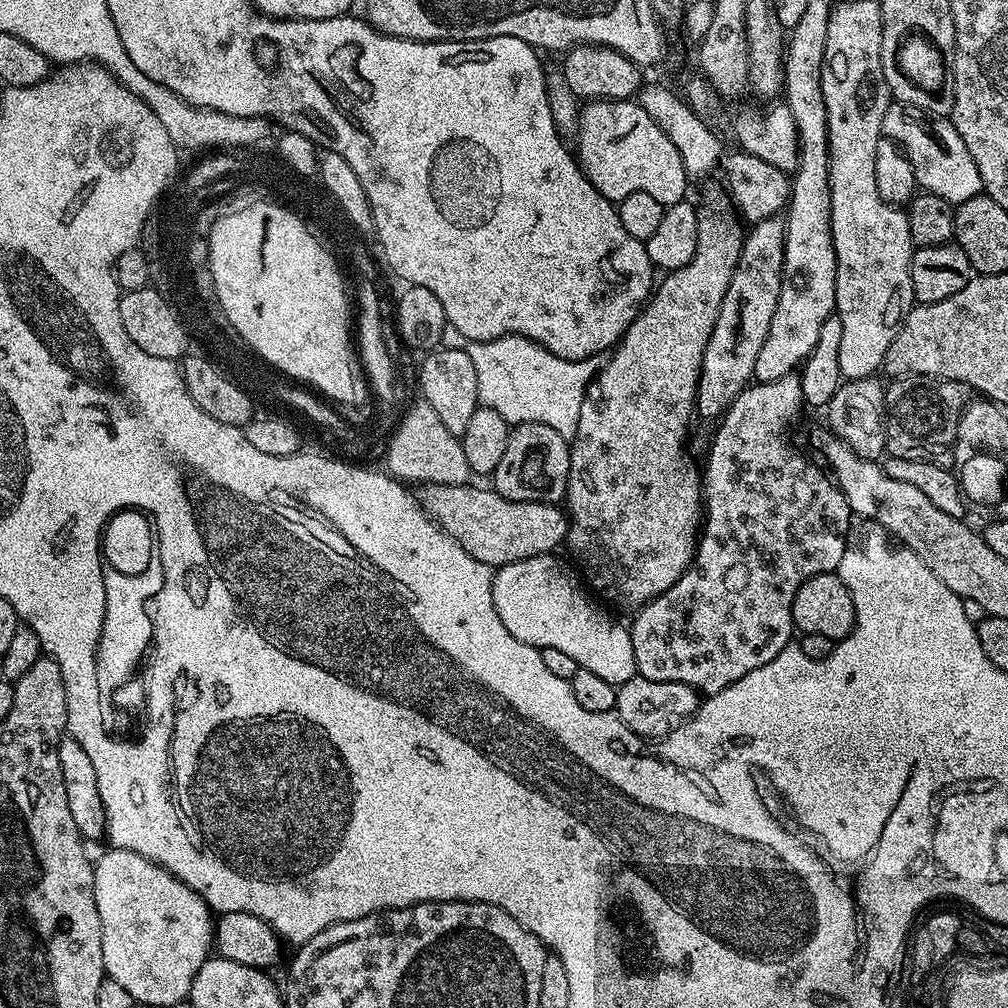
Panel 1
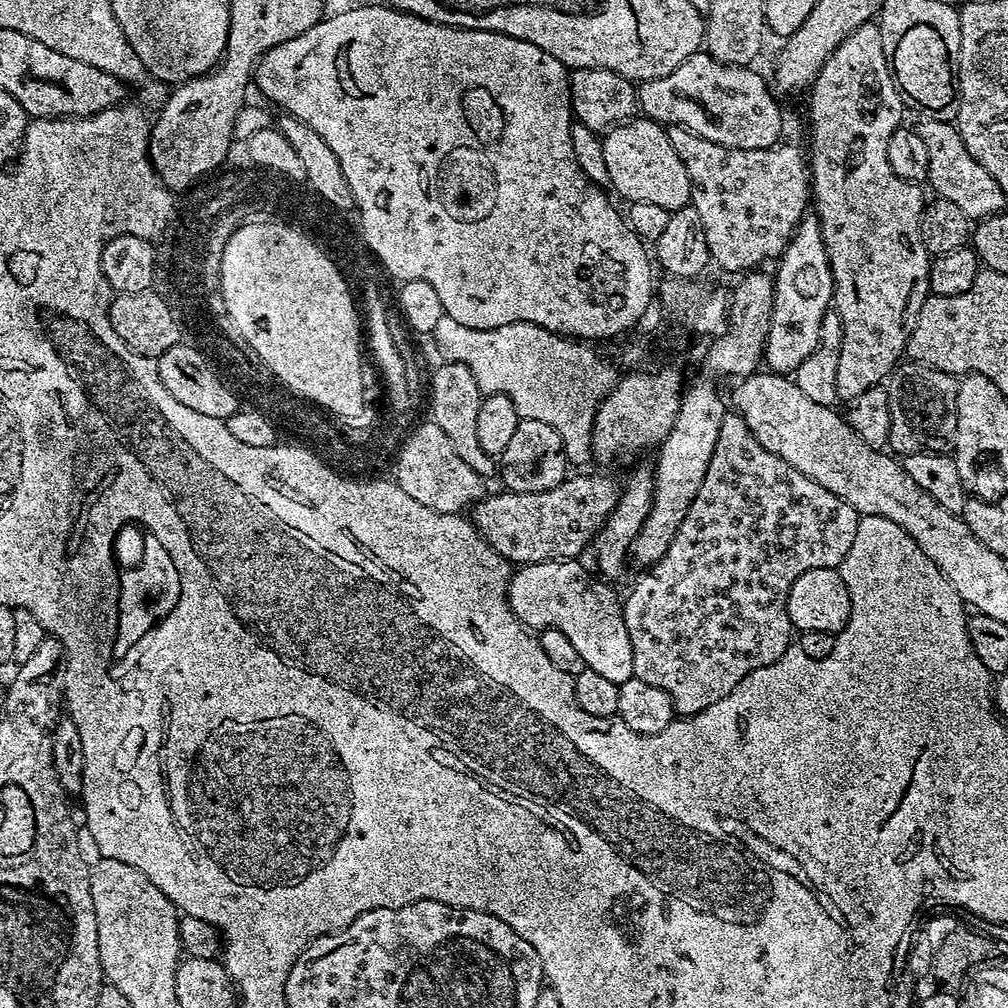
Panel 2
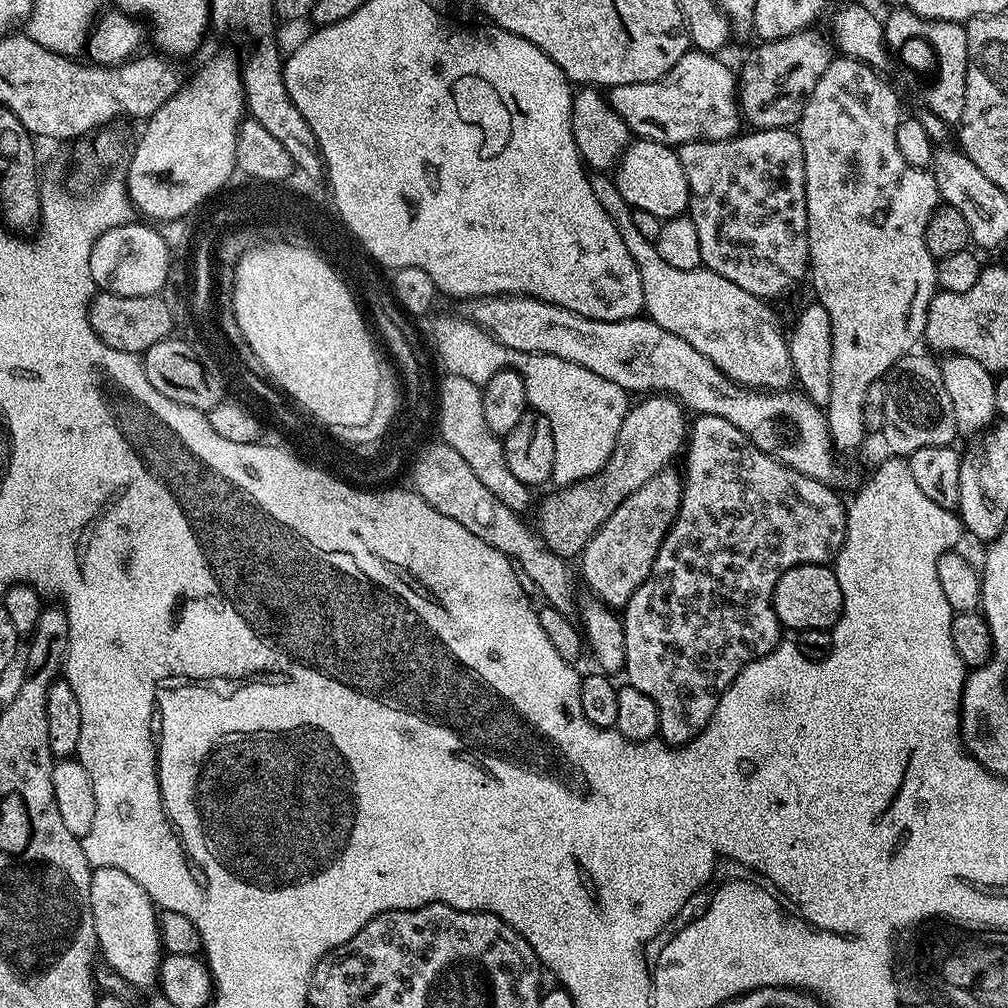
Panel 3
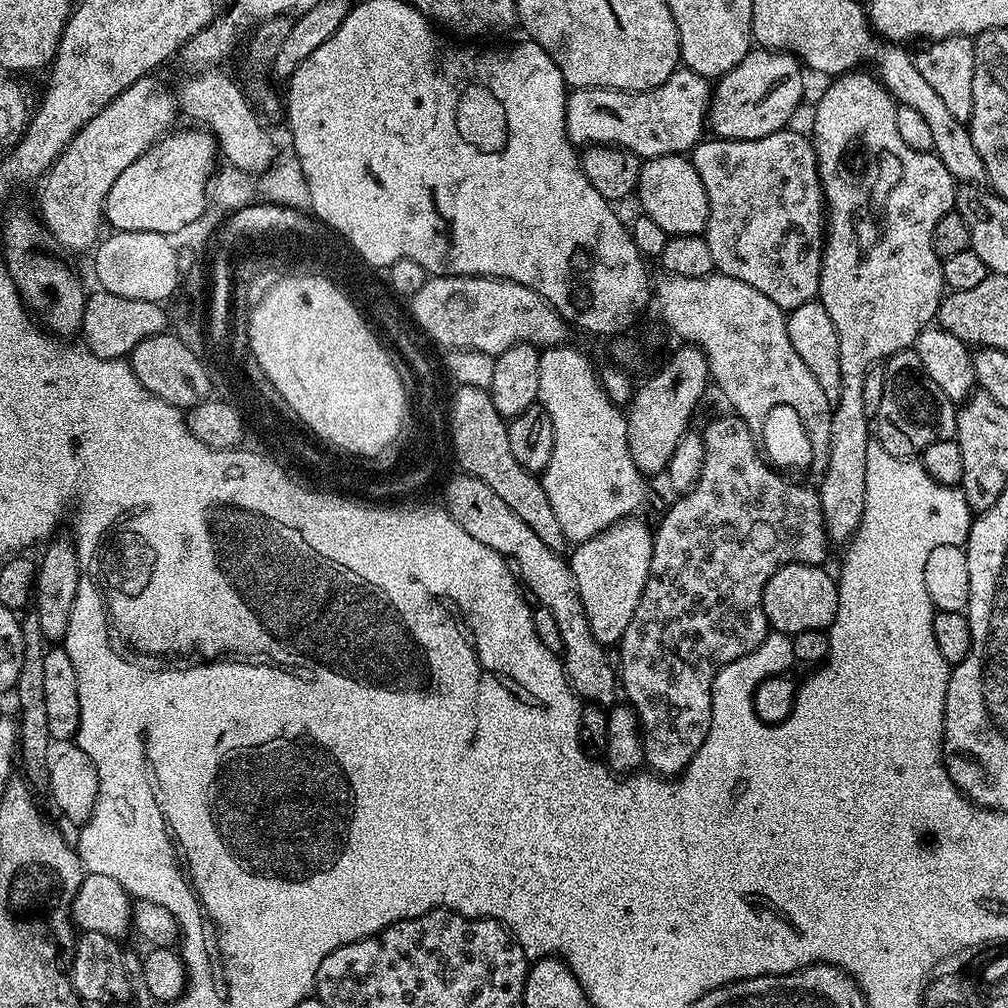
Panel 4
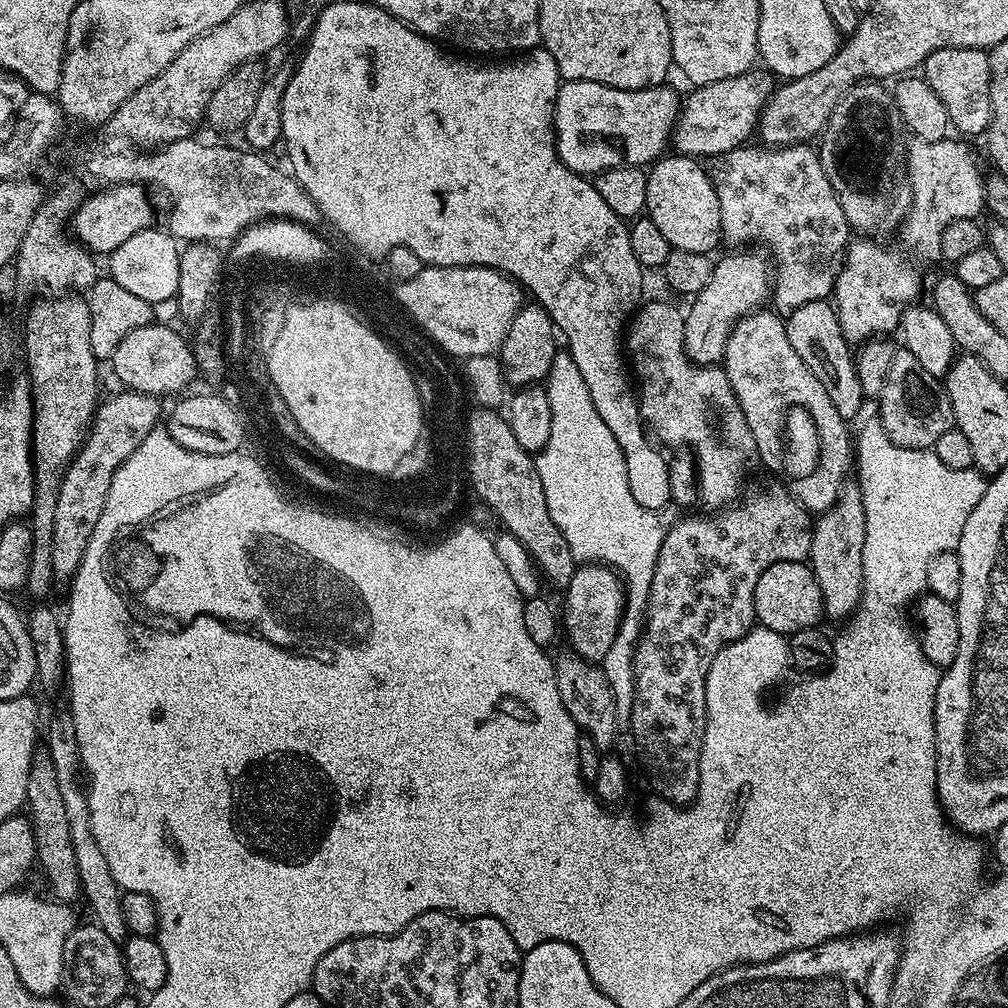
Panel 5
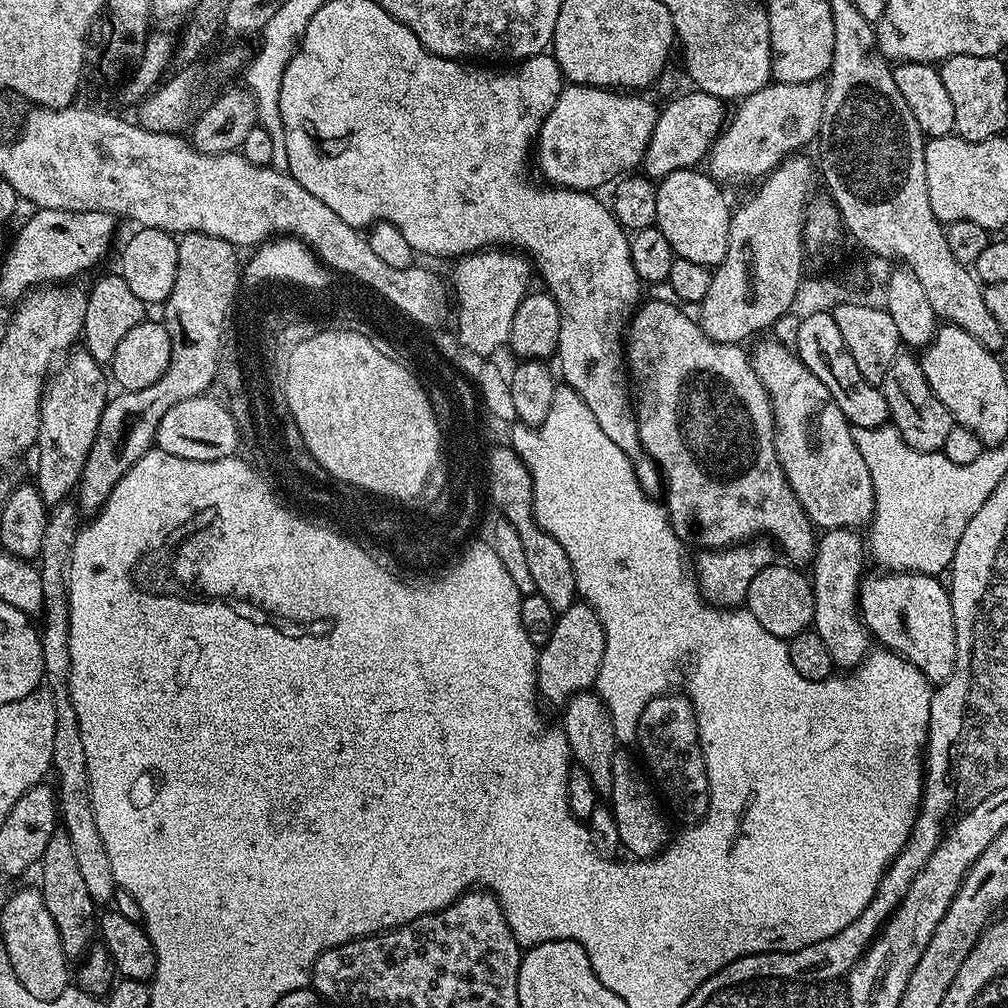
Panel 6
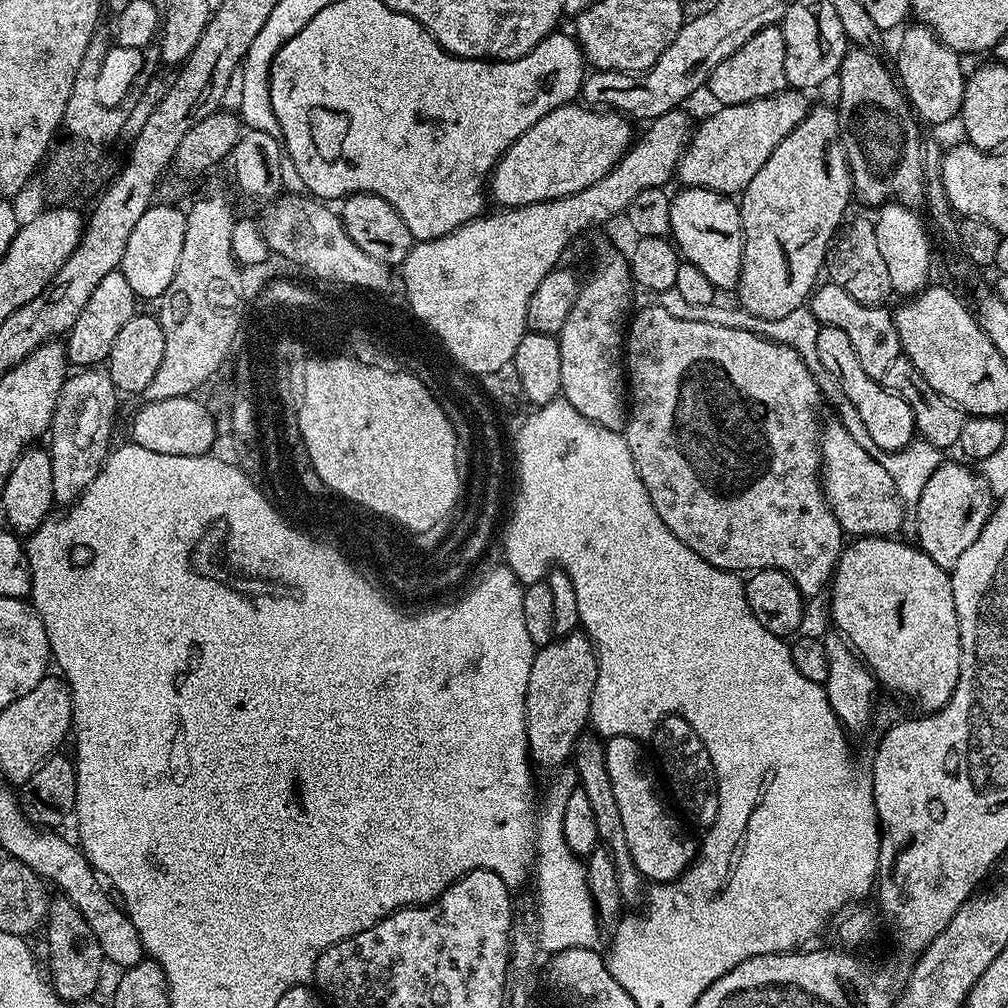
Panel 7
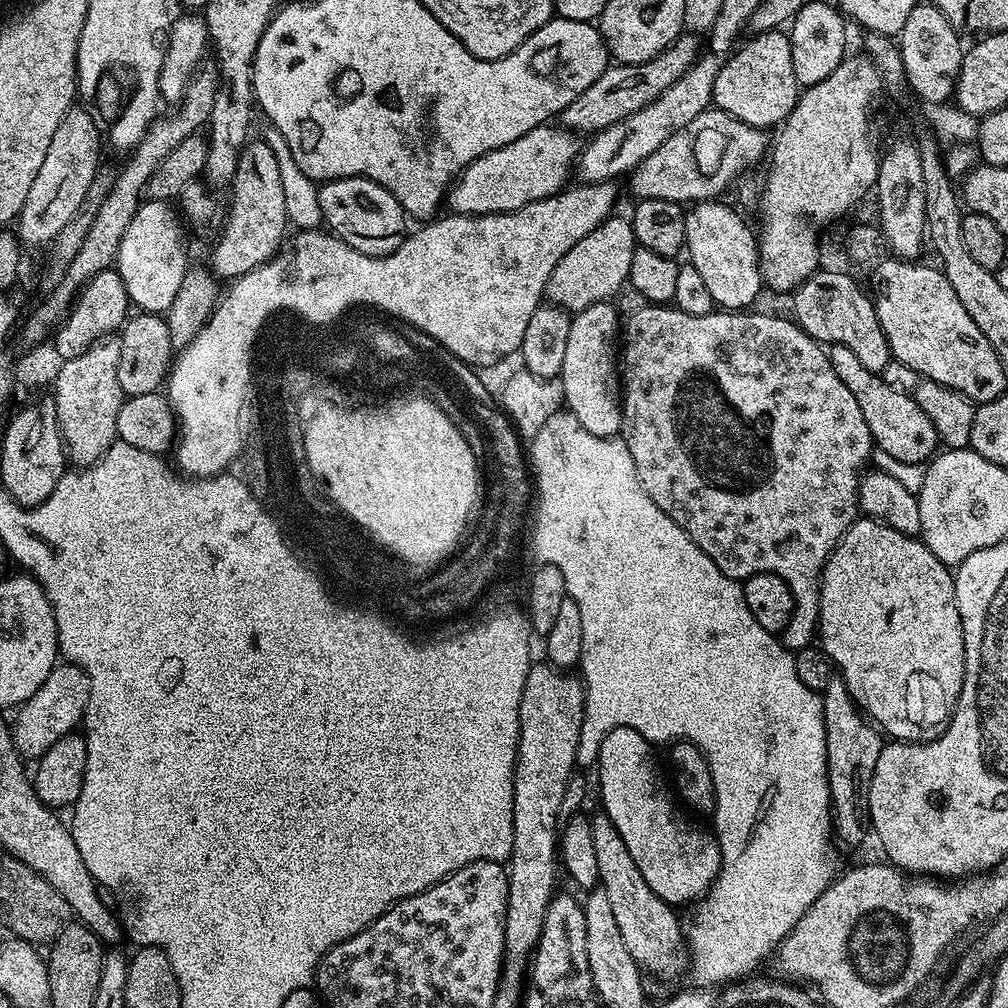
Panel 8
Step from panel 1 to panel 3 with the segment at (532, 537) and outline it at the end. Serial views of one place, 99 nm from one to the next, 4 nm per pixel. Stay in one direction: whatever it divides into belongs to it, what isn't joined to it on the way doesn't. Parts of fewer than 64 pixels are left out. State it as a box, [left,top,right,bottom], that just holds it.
[535,394,690,558]

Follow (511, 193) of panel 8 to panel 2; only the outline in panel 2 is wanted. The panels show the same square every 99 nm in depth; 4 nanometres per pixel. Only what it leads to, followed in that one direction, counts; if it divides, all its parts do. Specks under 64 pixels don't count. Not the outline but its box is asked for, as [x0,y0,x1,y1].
[639,50,784,150]

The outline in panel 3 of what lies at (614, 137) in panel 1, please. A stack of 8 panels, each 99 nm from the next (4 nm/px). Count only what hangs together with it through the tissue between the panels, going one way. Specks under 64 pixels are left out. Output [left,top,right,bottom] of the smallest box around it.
[614,139,688,222]

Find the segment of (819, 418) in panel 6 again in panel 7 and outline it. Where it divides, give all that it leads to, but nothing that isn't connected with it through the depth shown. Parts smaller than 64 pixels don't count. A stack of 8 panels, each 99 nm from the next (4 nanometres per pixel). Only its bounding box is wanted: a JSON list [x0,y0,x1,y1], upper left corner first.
[820,420,905,537]

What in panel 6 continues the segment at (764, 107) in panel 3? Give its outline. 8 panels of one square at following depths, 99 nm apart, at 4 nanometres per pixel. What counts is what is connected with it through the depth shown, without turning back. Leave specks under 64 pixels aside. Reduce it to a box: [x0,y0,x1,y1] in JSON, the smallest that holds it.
[643,90,726,182]

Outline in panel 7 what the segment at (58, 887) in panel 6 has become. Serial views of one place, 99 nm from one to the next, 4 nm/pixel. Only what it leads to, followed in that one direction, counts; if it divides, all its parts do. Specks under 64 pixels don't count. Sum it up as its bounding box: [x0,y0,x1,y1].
[46,894,106,1002]

